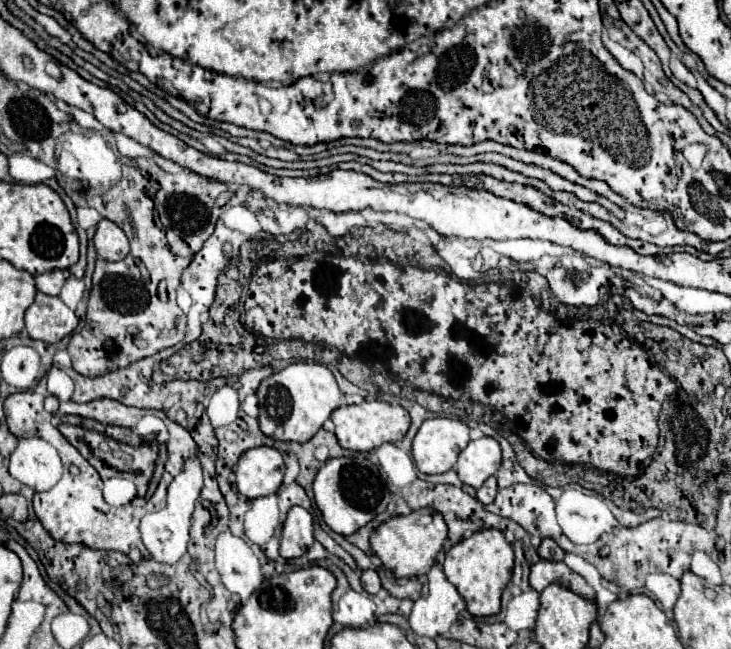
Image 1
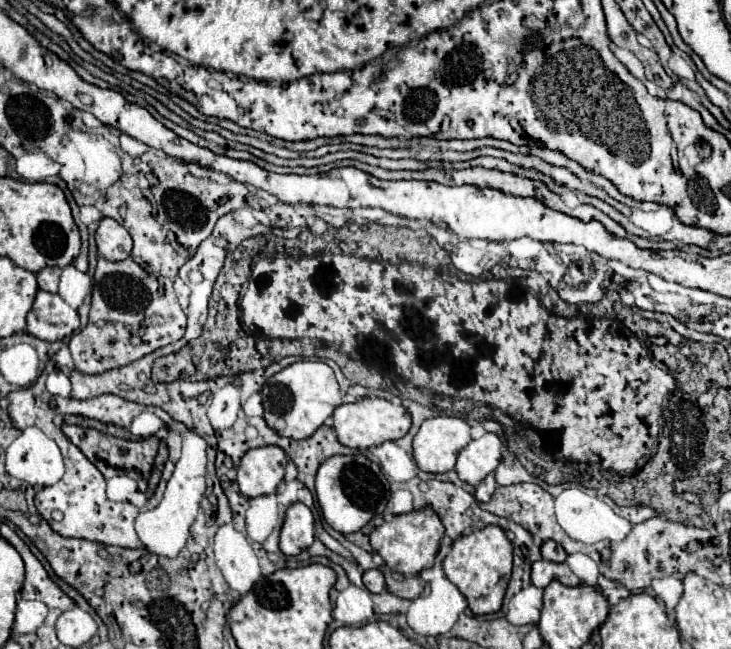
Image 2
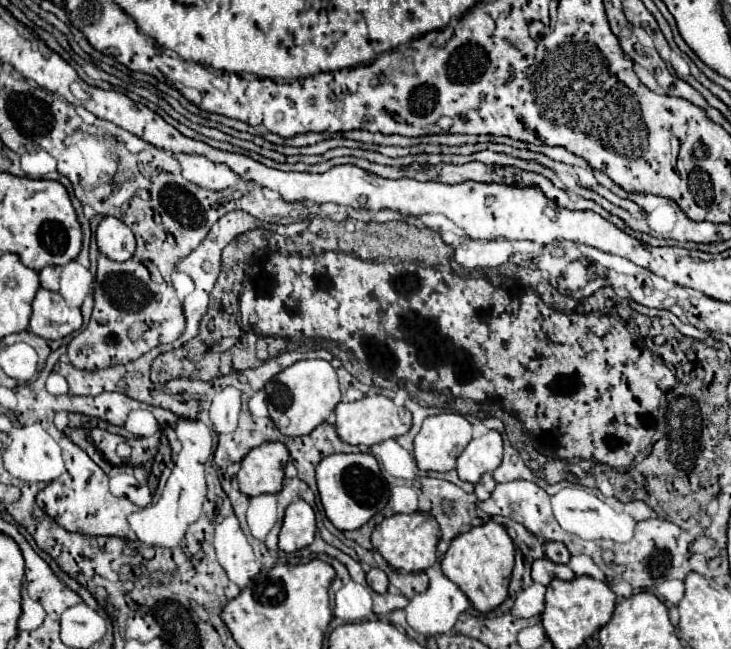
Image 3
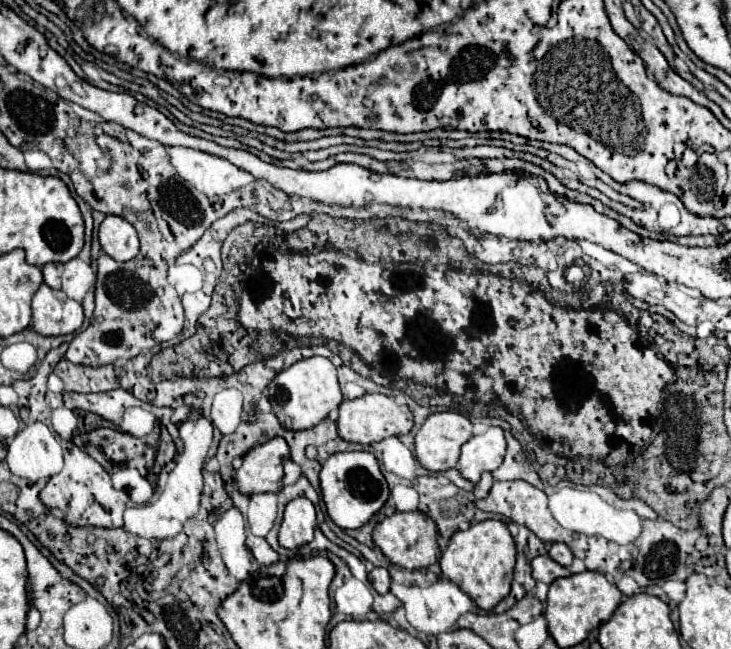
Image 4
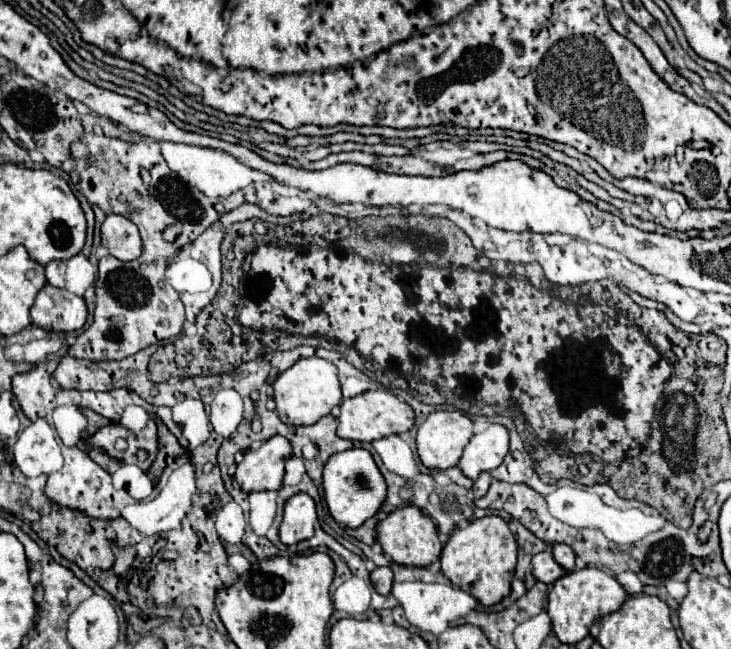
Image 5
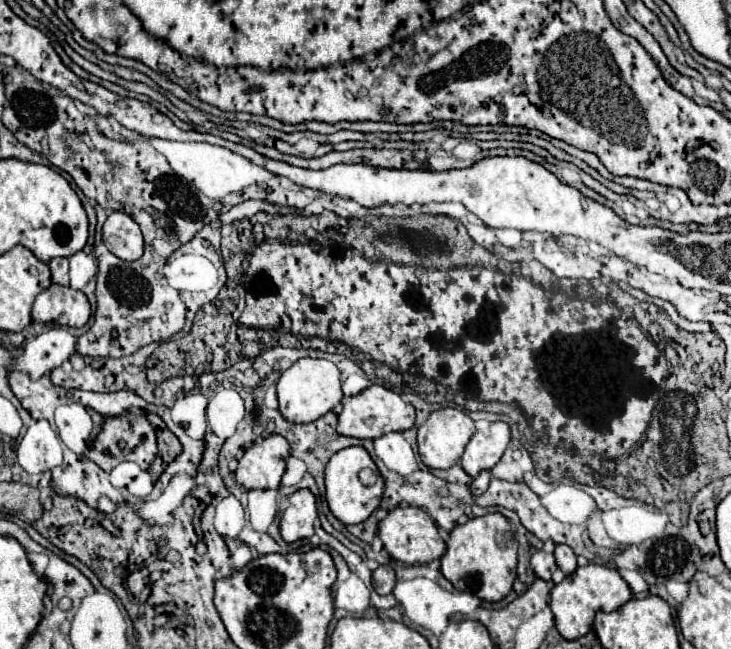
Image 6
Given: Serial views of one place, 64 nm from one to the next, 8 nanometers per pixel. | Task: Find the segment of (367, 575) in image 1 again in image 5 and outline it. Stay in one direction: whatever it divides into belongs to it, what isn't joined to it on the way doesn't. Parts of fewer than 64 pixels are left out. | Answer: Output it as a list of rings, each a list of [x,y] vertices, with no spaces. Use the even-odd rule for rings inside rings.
[[[382,566],[382,568],[376,568],[370,574],[370,582],[372,582],[372,586],[376,588],[378,594],[390,594],[392,582],[394,582],[394,574],[392,574],[392,570],[388,566]]]

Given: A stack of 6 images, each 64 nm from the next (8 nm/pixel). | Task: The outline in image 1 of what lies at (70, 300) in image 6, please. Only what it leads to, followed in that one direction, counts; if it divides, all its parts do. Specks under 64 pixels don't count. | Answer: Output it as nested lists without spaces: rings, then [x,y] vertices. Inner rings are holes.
[[[42,292],[36,294],[36,300],[26,310],[24,320],[28,336],[48,344],[60,342],[78,326],[76,314],[58,296],[46,296]]]

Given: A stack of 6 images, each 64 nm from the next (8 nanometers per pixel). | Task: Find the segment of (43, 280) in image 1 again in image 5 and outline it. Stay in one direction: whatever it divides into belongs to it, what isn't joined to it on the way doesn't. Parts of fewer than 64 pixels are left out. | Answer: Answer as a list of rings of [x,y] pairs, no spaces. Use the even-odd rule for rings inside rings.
[[[52,260],[46,264],[46,280],[48,284],[56,288],[64,288],[64,274],[66,274],[66,262],[64,260]]]

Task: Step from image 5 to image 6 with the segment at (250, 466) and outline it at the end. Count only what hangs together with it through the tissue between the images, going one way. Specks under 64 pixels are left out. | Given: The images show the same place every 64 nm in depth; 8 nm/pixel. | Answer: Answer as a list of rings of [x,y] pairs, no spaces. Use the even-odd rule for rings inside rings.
[[[272,434],[244,452],[234,472],[236,482],[246,490],[278,488],[288,456],[290,456],[290,446],[286,438]]]

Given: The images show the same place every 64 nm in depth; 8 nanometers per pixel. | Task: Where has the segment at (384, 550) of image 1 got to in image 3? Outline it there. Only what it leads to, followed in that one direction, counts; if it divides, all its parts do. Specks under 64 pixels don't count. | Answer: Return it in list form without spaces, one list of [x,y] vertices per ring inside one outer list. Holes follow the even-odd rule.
[[[412,512],[412,514],[394,514],[384,518],[372,532],[372,546],[384,556],[384,560],[394,570],[418,572],[426,570],[436,562],[436,544],[440,532],[438,522],[428,512]]]

